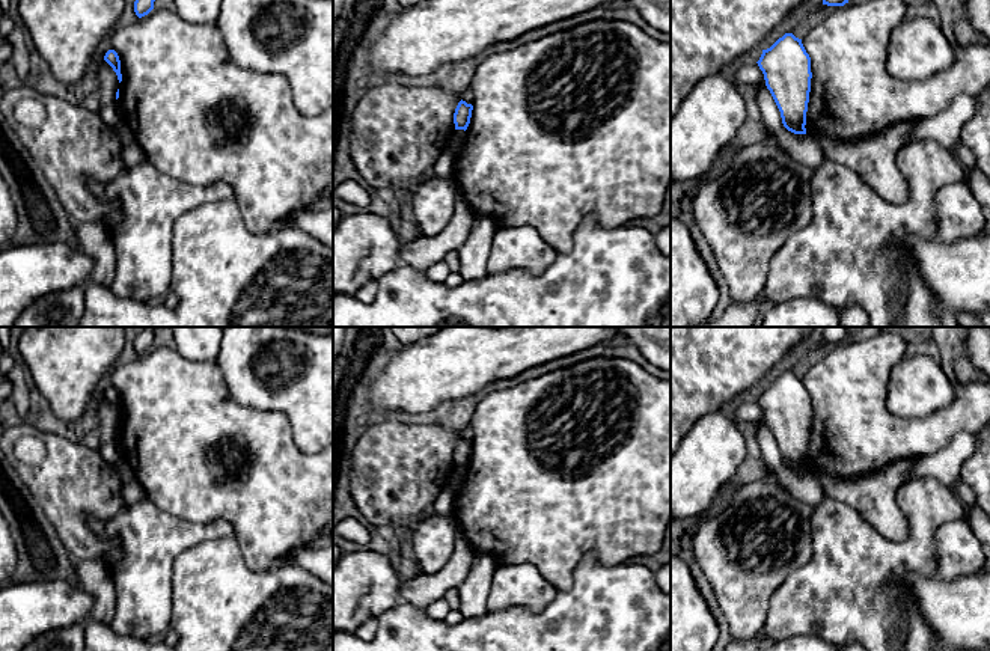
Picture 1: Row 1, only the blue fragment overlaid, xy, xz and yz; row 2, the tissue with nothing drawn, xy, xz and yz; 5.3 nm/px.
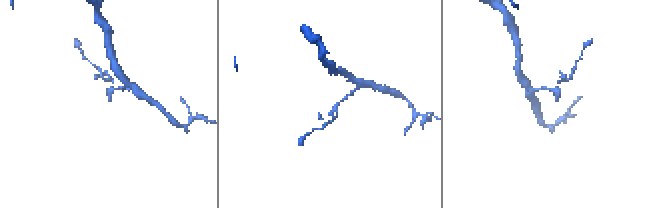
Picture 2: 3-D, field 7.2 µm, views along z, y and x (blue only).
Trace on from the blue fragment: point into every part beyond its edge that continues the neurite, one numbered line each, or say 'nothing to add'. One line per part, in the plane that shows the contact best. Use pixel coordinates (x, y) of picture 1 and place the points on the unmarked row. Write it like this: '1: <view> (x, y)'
nothing to add

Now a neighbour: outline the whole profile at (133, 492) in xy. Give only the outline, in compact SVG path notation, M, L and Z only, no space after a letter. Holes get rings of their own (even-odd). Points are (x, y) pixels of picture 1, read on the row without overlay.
M131 479L122 488L122 497L127 503L139 503L146 499L146 493L137 479Z

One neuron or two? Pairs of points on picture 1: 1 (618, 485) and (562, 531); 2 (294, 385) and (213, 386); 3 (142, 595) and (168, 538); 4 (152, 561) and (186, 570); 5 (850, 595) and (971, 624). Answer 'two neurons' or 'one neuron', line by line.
1: one neuron
2: two neurons
3: one neuron
4: two neurons
5: two neurons

